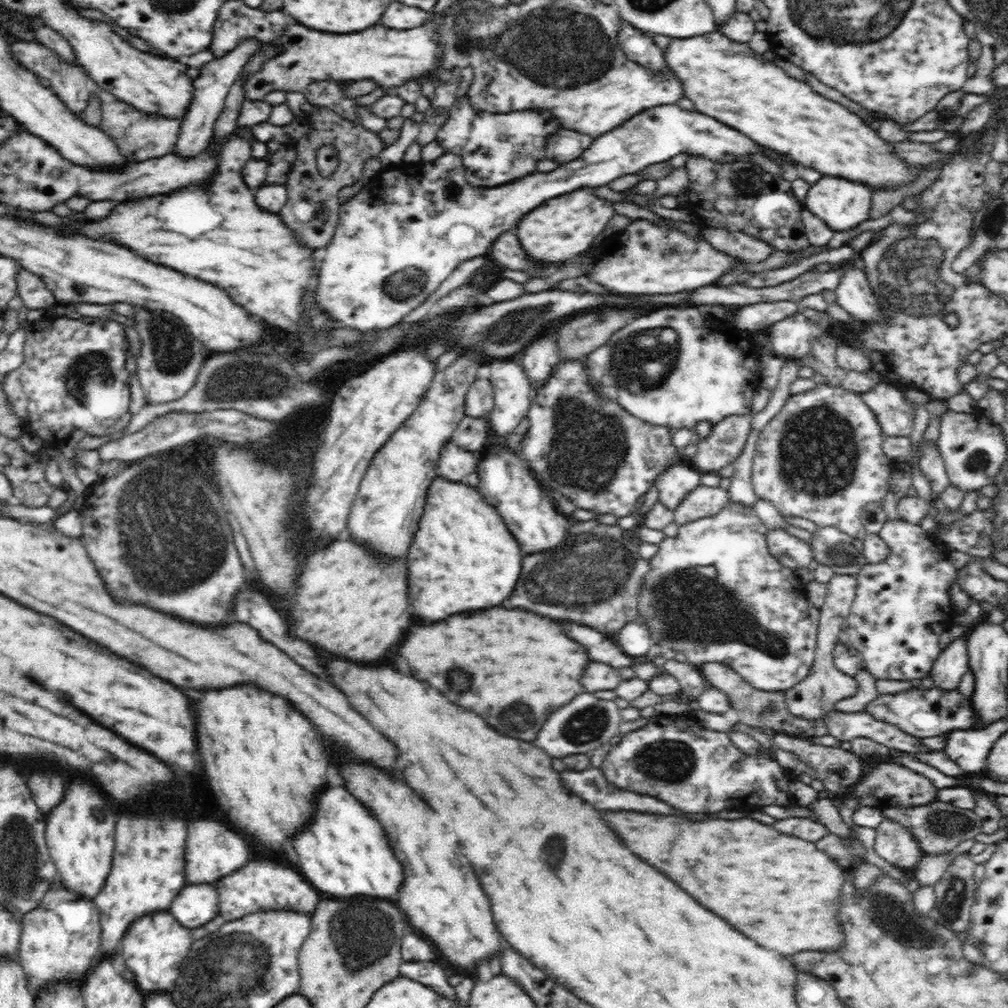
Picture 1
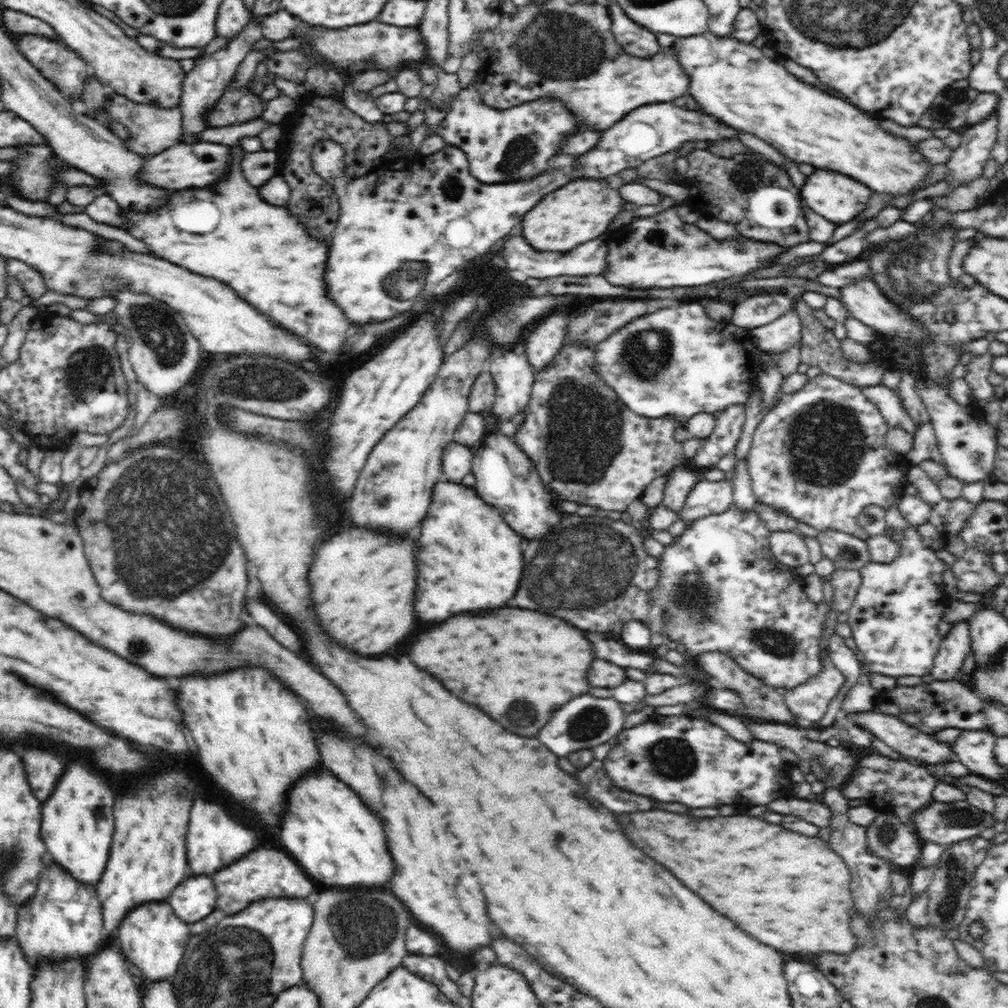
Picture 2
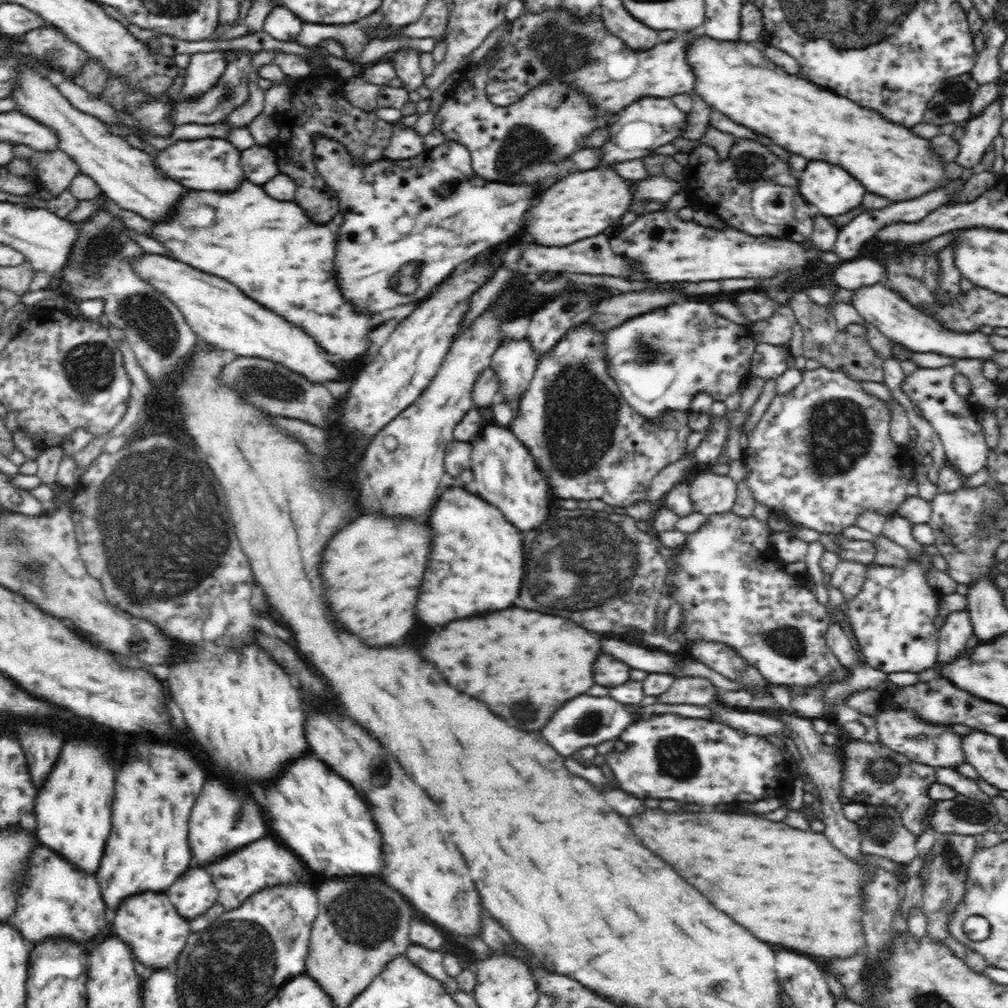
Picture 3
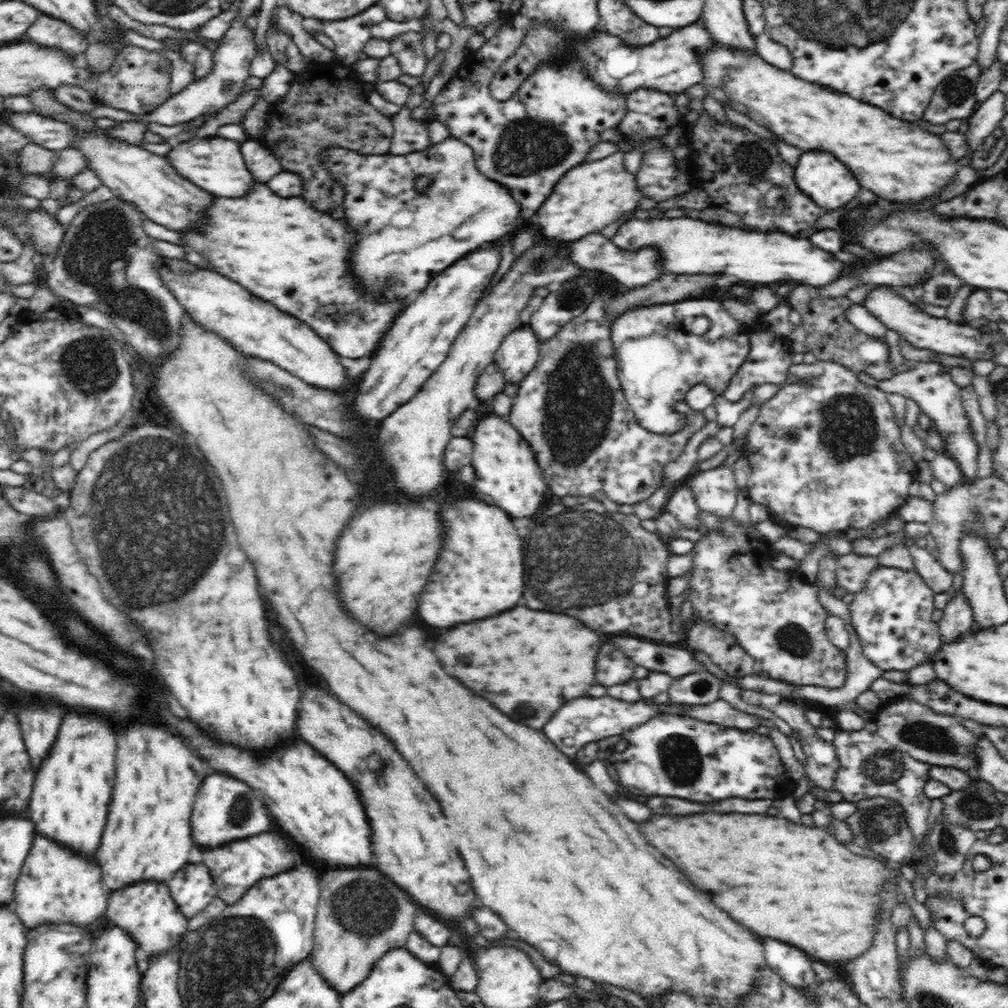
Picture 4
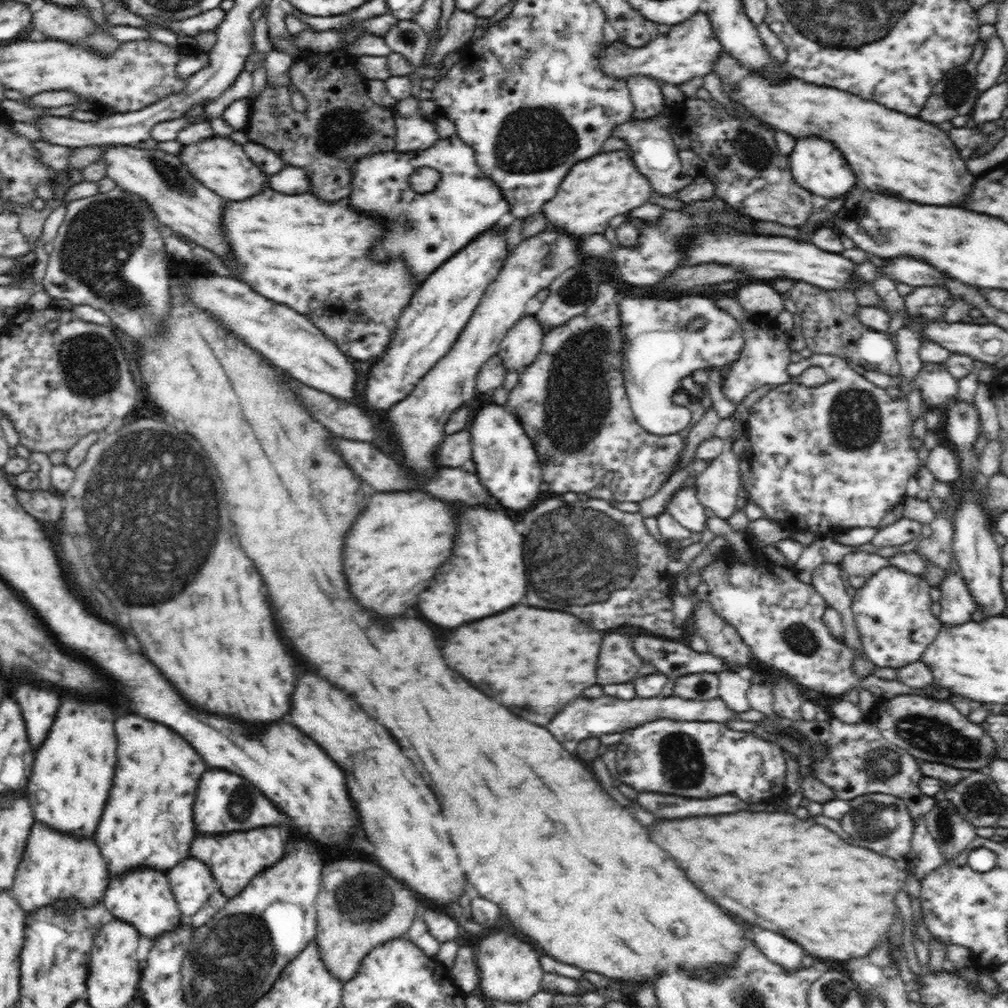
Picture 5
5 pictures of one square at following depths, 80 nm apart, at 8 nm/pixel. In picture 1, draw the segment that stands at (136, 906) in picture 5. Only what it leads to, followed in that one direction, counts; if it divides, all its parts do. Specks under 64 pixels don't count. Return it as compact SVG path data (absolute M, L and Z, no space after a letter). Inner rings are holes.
M160 910L146 914L128 926L120 944L126 969L134 973L136 984L144 994L170 992L176 978L180 976L184 959L188 957L195 940L190 928L182 926L170 911Z

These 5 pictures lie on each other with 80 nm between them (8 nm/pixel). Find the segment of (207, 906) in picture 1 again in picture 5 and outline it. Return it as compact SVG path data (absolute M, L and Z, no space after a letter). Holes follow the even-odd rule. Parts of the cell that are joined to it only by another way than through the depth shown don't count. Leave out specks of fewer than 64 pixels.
M189 857L167 872L174 899L183 918L194 915L218 890L210 868Z

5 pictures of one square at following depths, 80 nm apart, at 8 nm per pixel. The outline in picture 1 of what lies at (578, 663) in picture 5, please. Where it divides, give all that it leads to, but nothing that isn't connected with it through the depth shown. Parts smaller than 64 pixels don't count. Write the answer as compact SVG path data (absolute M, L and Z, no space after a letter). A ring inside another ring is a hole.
M504 608L456 614L430 626L412 626L400 646L400 656L406 660L410 672L416 672L414 678L432 684L432 688L440 690L448 698L448 702L476 712L490 726L494 726L498 734L510 738L524 738L524 742L536 740L534 734L542 728L542 724L538 722L546 722L546 718L554 710L570 702L576 694L584 692L584 688L580 686L580 678L590 662L586 650L574 640L570 640L566 634L562 634L560 624L556 620L532 612ZM450 670L468 672L472 676L470 690L466 690L464 694L452 692L446 680Z

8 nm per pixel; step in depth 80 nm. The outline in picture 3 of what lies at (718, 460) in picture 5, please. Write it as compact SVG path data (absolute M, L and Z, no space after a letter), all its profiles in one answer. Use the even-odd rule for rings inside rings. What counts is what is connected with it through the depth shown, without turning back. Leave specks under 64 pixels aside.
M710 470L688 481L693 512L704 516L730 512L737 496L737 484L730 475L716 475Z

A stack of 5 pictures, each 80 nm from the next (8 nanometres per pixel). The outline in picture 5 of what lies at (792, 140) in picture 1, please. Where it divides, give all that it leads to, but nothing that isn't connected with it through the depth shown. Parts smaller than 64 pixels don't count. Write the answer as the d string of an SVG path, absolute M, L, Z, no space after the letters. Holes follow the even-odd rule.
M722 52L717 58L713 71L721 78L726 94L745 106L746 110L759 122L767 124L771 129L787 132L796 138L820 136L832 142L836 149L844 156L851 166L857 182L866 186L868 190L876 190L882 194L906 198L920 204L934 204L934 206L948 206L966 200L968 190L974 184L974 176L964 172L964 160L958 156L952 140L942 132L938 126L910 118L898 110L890 110L878 102L870 101L855 94L826 88L826 86L812 86L806 82L794 80L772 81L762 73L752 73L744 68L732 55Z

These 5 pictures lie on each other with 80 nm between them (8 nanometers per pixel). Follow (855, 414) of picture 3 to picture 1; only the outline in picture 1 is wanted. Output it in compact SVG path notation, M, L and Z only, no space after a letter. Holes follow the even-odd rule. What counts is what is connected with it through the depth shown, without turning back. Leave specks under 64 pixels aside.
M830 384L817 385L813 390L808 390L803 394L791 395L785 406L780 410L780 413L760 432L754 452L751 482L754 493L757 499L768 500L774 504L778 512L783 516L798 516L798 518L806 518L810 522L814 522L818 527L833 526L840 529L842 532L850 536L863 540L867 530L863 527L862 510L871 503L883 504L890 490L890 480L892 474L896 472L896 465L899 464L896 460L890 460L883 451L884 433L882 427L876 419L876 415L872 413L870 407L862 401L862 396L856 395L842 387L832 386Z

